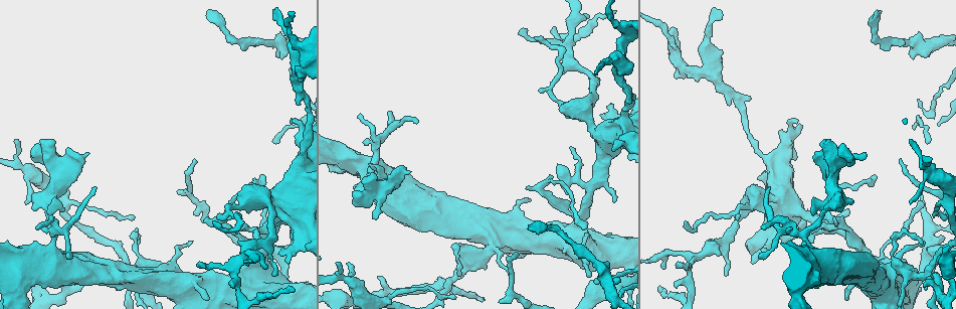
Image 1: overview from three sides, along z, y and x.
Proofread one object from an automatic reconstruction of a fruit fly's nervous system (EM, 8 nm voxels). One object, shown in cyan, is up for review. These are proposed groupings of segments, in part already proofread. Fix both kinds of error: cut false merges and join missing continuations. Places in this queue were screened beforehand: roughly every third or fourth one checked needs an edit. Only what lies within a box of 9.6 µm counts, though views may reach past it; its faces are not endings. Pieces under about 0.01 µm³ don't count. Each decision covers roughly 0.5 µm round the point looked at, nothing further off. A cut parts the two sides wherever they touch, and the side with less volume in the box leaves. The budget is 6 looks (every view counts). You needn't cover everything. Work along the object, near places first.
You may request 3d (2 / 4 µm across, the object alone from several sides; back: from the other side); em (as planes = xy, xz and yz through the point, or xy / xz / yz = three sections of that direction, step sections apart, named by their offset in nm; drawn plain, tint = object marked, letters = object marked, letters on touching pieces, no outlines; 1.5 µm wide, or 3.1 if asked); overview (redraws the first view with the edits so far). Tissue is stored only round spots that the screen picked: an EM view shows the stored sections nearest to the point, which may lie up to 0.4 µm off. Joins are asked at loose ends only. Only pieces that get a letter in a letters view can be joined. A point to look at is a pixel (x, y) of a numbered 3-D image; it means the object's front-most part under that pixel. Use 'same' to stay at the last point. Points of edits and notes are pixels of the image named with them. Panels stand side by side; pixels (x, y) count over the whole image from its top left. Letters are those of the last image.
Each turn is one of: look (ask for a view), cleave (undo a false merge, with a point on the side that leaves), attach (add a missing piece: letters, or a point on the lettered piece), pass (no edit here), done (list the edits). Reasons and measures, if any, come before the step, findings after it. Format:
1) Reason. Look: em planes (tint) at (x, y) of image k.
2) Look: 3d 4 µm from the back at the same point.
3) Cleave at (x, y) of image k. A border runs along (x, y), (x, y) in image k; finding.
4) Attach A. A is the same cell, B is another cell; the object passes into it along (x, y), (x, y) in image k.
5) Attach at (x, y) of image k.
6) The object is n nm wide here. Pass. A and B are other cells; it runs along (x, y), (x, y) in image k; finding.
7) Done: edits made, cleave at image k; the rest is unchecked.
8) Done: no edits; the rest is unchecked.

Free end. Look: 3d 2 µm at (620, 281) of image 1.

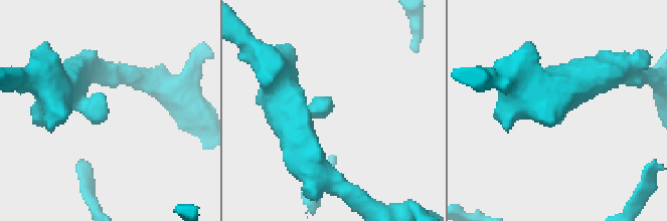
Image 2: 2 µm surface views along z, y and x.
Now the EM. Look: em yz step 8 (letters) at (330, 101) of image 2.

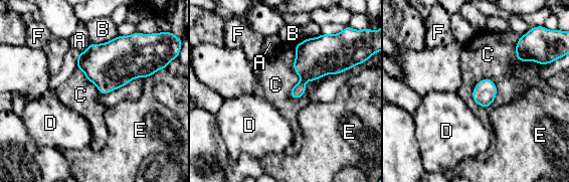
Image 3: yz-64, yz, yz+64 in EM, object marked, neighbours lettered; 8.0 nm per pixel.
Look: em planes (letters) at the same point.

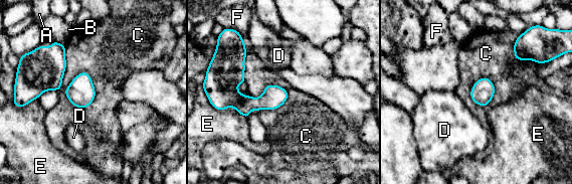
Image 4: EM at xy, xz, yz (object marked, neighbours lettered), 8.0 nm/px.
Pass. A, B, C, D, E and F are other cells; no lettered piece goes on from it.

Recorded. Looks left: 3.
Look: 3d 2 µm at (62, 209) of image 1.

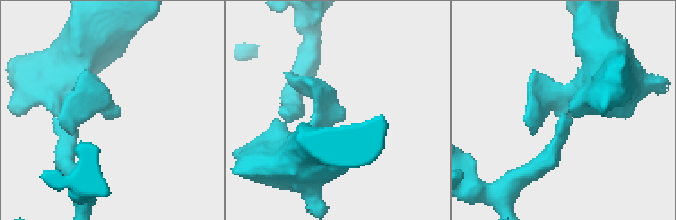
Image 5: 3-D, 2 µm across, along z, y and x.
The arms are 180, 240 nm wide; need the tissue. Look: em xz step 8 (letters) at (114, 114) of image 5.

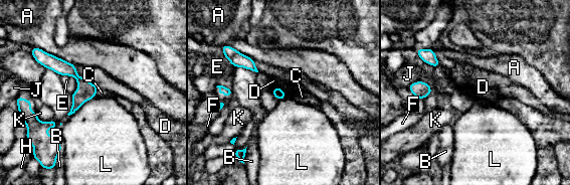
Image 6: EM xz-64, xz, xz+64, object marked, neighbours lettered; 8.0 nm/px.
Pass. A, B, C, D, E, F, H, J, K and L are other cells; no lettered piece goes on from it.

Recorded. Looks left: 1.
Done: no edits; the rest is unchecked.

